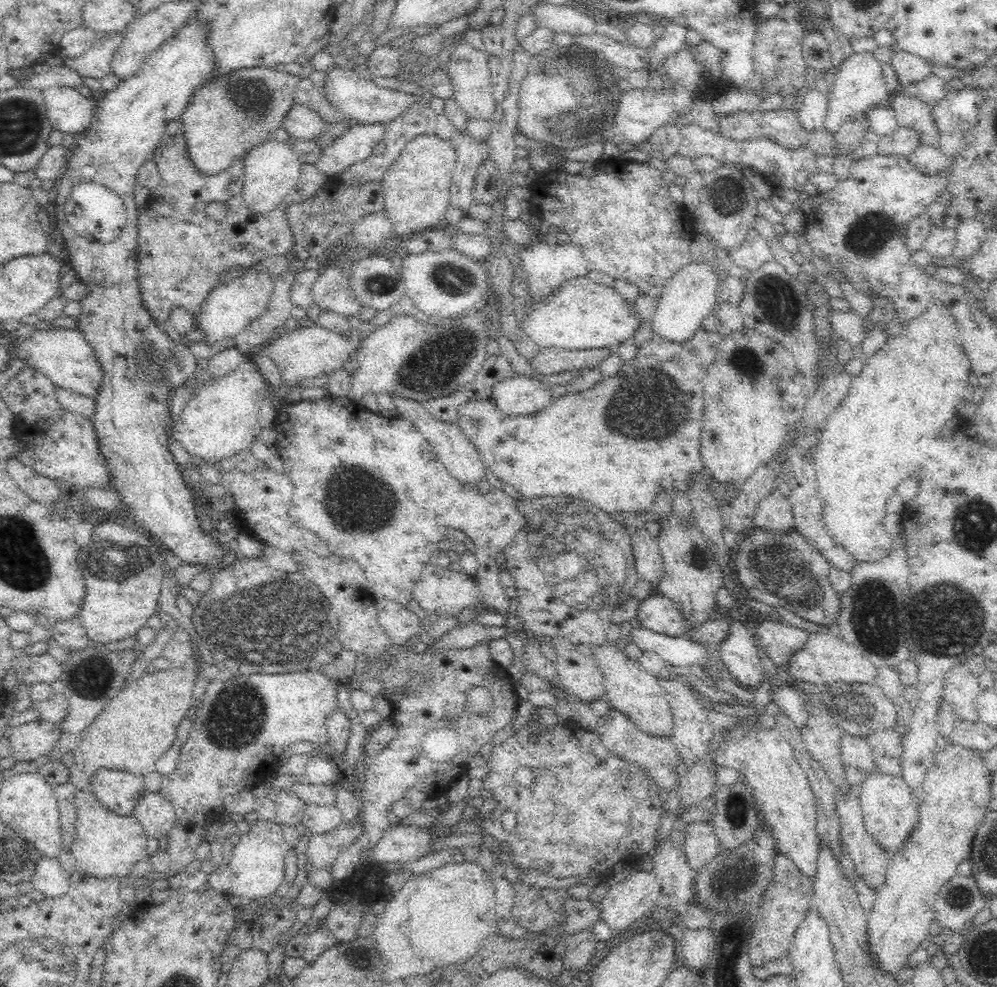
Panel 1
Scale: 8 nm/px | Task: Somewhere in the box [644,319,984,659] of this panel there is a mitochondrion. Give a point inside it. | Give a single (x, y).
(776, 570)

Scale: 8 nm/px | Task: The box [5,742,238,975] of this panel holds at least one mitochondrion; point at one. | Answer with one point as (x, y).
(53, 953)

